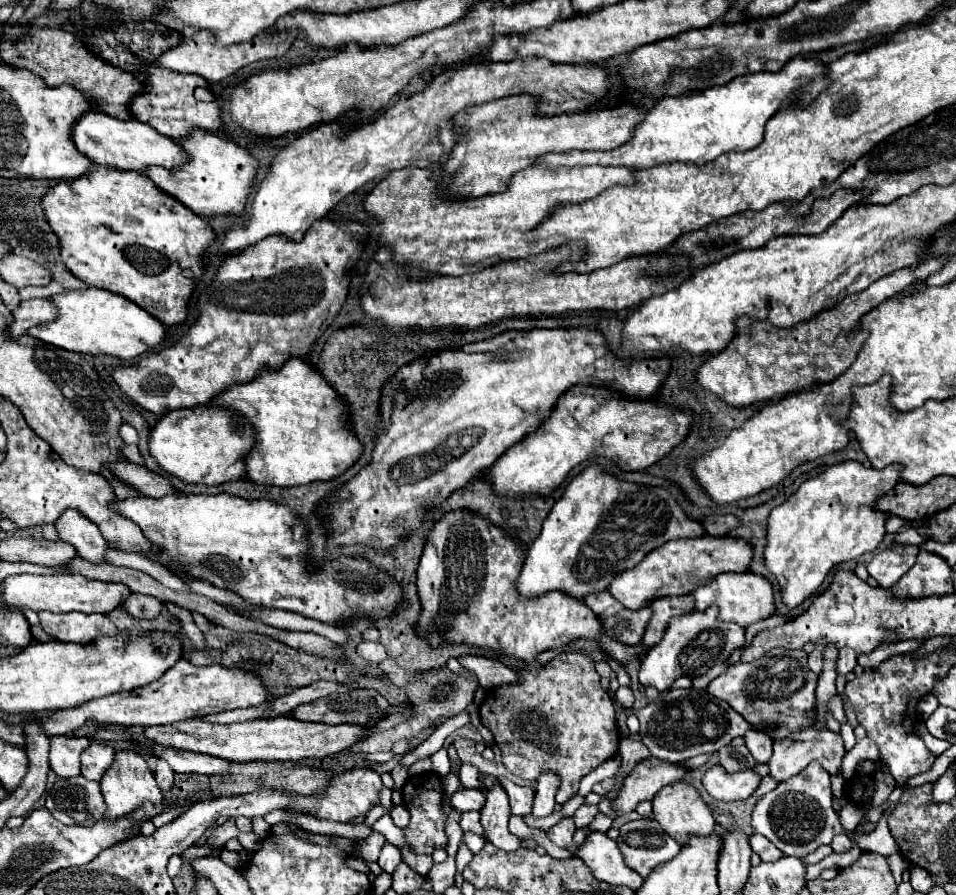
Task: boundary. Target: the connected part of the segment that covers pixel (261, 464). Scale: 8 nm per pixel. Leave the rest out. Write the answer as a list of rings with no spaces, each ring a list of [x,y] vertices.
[[[301,358],[287,360],[285,366],[277,372],[265,370],[253,382],[231,386],[213,402],[233,408],[255,428],[257,440],[251,454],[247,456],[247,478],[257,484],[303,486],[311,482],[329,482],[351,468],[365,450],[365,446],[361,446],[359,438],[353,434],[353,426],[349,426],[347,420],[341,420],[345,414],[345,406],[341,406],[341,398],[337,398],[337,392],[325,382],[325,378],[321,378],[321,374],[317,374],[315,368],[305,364]]]

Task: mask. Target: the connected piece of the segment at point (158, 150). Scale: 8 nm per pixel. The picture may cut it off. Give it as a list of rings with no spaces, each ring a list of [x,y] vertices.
[[[87,112],[79,118],[75,124],[73,140],[79,152],[83,152],[89,160],[95,164],[115,168],[115,170],[135,170],[141,172],[149,166],[183,166],[185,164],[185,150],[181,150],[181,144],[159,134],[151,126],[131,120],[121,122],[117,118],[111,118],[101,112]]]

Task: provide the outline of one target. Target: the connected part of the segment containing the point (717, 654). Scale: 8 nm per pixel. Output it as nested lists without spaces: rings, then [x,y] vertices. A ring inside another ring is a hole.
[[[711,606],[705,612],[689,612],[681,618],[673,618],[669,622],[661,642],[653,646],[643,658],[641,658],[641,670],[639,670],[639,682],[643,686],[653,686],[659,692],[665,692],[673,686],[673,682],[681,676],[697,678],[703,676],[709,668],[713,668],[719,662],[725,662],[733,650],[741,648],[745,644],[745,628],[729,622],[721,622],[717,618],[717,606]]]

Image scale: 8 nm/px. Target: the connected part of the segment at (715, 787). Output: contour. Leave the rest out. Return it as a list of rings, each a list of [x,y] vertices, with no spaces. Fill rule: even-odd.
[[[713,766],[705,774],[703,784],[715,800],[735,802],[735,800],[751,798],[761,784],[761,776],[755,770],[743,770],[743,772],[727,774],[721,766]]]

